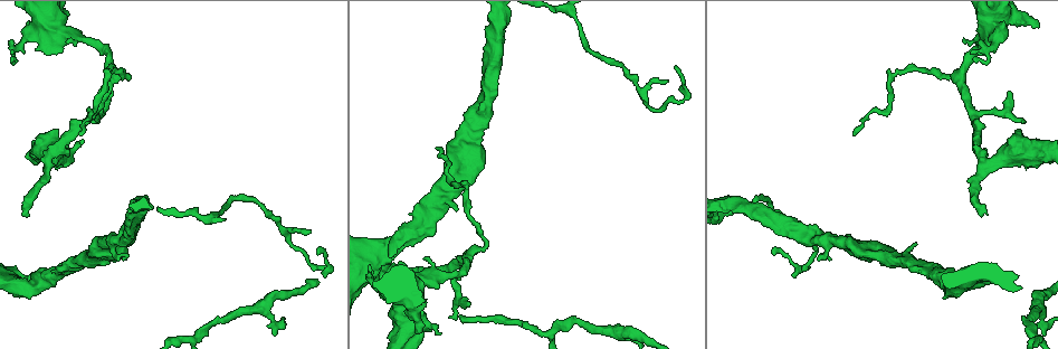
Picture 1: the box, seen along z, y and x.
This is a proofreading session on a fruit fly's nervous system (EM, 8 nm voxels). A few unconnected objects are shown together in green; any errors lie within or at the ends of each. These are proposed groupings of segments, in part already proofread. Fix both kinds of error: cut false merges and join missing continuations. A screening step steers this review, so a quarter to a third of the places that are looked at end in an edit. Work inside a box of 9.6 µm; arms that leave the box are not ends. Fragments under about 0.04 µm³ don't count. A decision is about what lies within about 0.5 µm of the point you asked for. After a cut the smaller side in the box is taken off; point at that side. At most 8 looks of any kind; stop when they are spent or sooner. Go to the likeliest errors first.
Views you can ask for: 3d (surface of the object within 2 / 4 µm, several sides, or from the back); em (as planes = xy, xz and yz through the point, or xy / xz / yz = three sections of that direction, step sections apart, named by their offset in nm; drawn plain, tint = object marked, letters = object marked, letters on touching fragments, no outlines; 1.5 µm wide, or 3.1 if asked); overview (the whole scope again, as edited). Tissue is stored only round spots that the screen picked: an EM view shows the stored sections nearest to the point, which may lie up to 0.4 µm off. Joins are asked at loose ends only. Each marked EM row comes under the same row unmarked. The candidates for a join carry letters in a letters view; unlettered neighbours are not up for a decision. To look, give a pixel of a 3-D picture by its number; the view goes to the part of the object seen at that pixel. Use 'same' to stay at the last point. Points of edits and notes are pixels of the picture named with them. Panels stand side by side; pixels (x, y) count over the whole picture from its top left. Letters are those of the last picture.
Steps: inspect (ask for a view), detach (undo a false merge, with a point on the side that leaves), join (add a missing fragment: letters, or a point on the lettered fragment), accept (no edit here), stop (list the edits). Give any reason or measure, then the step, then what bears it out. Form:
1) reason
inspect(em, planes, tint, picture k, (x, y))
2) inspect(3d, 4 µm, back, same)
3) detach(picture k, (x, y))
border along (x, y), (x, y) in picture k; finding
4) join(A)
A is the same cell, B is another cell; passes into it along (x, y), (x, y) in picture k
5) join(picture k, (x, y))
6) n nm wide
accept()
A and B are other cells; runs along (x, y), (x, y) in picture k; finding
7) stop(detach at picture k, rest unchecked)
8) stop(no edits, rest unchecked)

branch stops here
inspect(3d, 4 µm, picture 1, (28, 216))

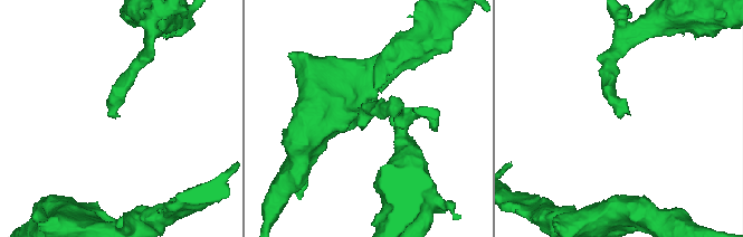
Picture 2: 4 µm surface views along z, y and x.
inspect(em, planes, letters, picture 2, (370, 120))

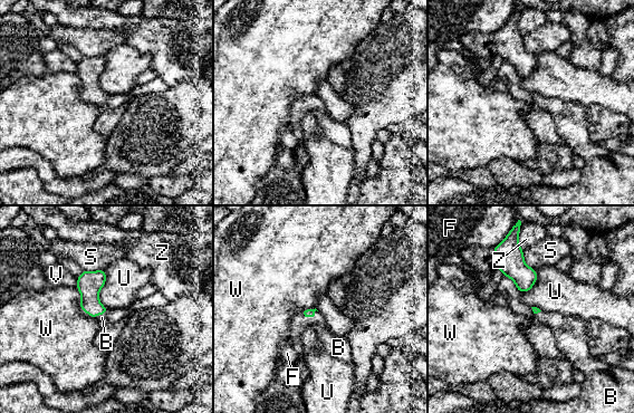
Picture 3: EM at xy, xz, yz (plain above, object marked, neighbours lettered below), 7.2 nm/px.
join(B)
B is the same cell, F, S, U, V, W and Z are other cells; passes into it along (307, 313), (309, 316), (330, 343) in picture 3; it goes on there

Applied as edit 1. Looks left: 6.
inspect(overview)

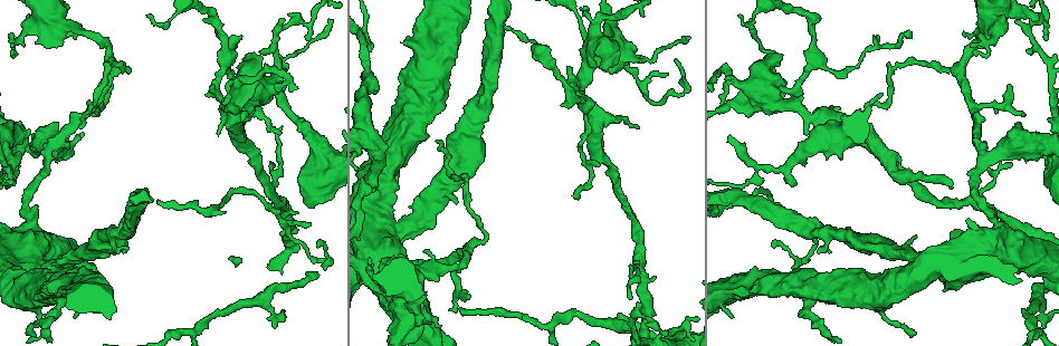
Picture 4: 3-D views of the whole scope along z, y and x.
branch stops here
inspect(3d, 2 µm, picture 4, (973, 52))

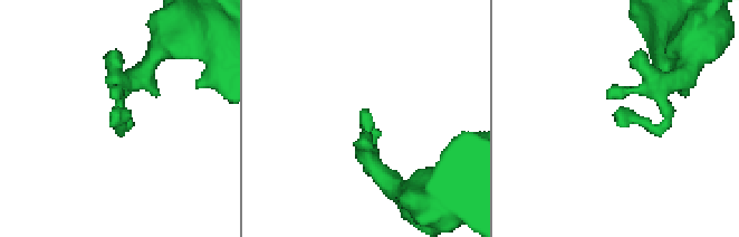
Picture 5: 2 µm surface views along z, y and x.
inspect(em, planes, letters, picture 5, (366, 118))

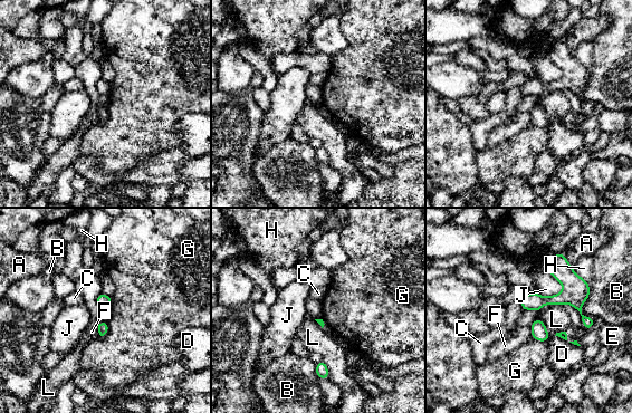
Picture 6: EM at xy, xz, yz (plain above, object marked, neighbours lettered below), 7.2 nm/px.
accept()
A, B, C, D, E, F, G, H, J and L are other cells; border along (107, 322), (107, 332), (99, 339) in picture 6; no lettered fragment goes on from it

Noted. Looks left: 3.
stop(join at picture 3, rest unchecked)

